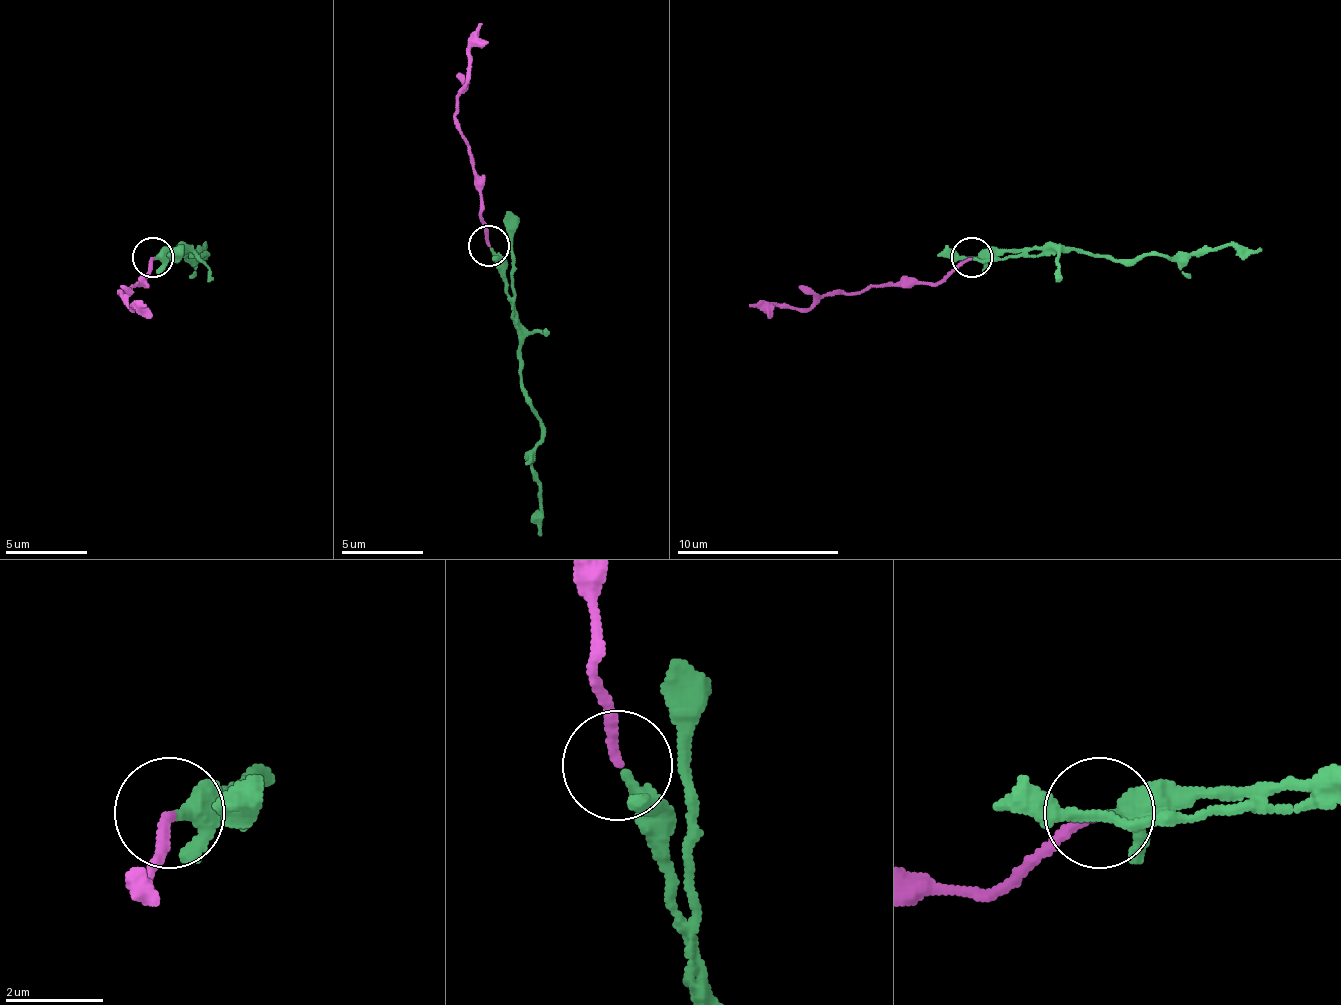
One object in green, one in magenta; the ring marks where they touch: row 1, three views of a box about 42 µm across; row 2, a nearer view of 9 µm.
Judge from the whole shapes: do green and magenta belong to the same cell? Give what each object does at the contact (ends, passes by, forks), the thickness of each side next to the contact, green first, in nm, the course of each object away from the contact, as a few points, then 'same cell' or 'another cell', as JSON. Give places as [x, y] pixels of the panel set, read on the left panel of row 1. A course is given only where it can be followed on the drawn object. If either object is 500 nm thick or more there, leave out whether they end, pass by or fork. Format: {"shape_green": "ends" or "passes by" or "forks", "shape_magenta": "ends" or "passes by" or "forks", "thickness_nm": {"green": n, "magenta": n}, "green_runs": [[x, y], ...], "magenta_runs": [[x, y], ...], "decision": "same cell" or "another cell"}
{"shape_green": "passes by", "shape_magenta": "ends", "thickness_nm": {"green": 260, "magenta": 190}, "green_runs": [[153, 256], [178, 256], [182, 252], [190, 260], [206, 256], [198, 256], [202, 244], [206, 248]], "magenta_runs": [[153, 256], [145, 281], [121, 293], [133, 309], [133, 305], [145, 305]], "decision": "same cell"}

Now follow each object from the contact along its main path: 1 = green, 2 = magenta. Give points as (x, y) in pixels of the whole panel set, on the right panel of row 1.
1: (973, 256), (1099, 252), (1128, 260), (1148, 256), (1189, 256), (1230, 244), (1263, 248)
2: (973, 256), (940, 281), (904, 281), (846, 293), (822, 293), (806, 309), (748, 305)

